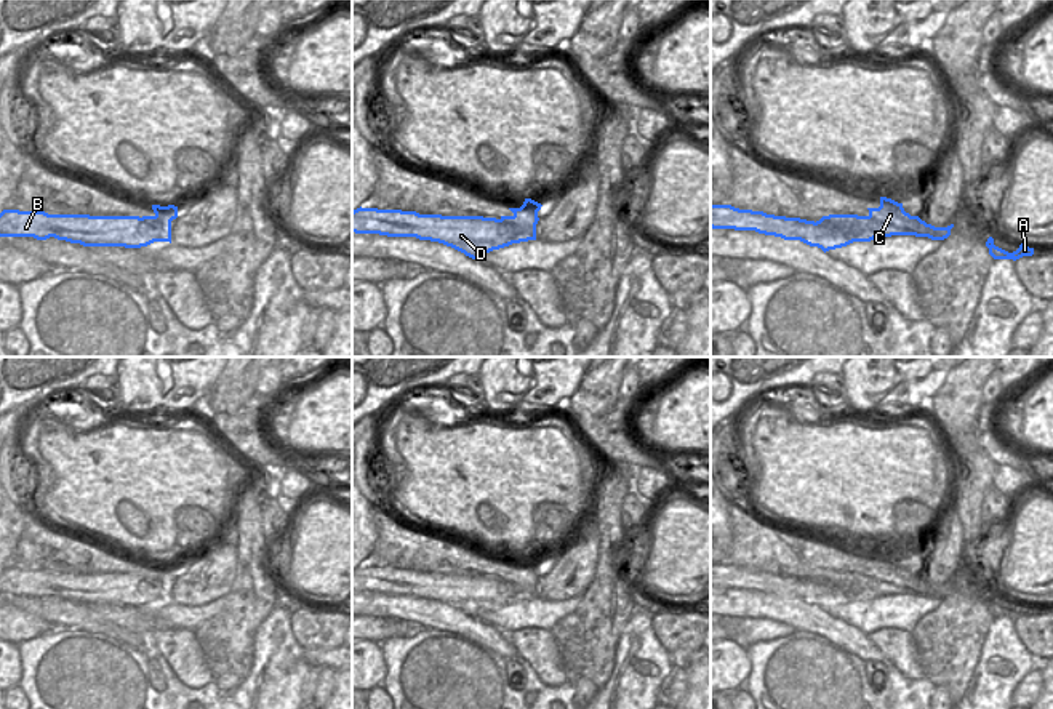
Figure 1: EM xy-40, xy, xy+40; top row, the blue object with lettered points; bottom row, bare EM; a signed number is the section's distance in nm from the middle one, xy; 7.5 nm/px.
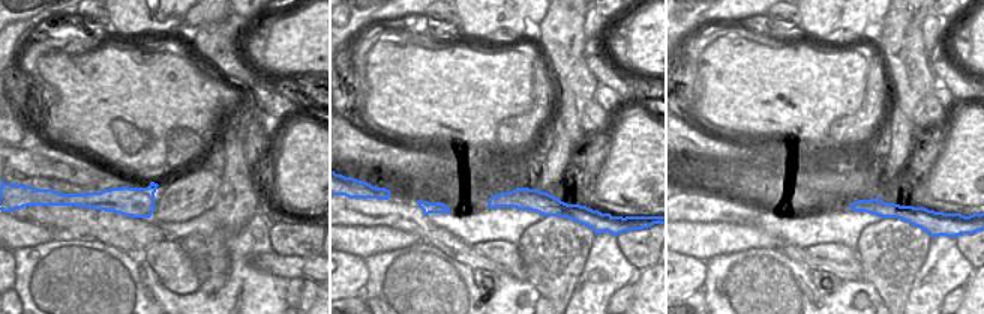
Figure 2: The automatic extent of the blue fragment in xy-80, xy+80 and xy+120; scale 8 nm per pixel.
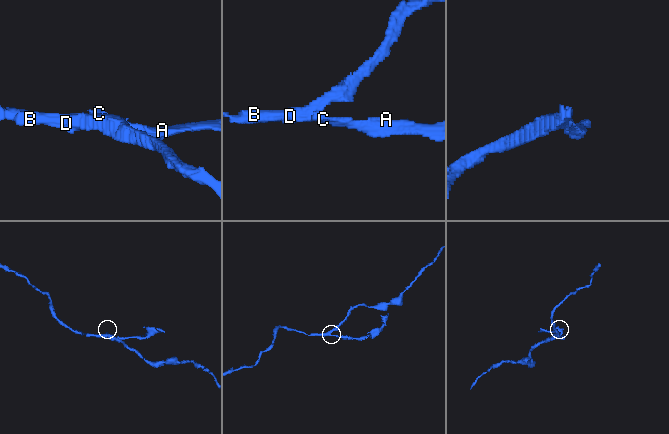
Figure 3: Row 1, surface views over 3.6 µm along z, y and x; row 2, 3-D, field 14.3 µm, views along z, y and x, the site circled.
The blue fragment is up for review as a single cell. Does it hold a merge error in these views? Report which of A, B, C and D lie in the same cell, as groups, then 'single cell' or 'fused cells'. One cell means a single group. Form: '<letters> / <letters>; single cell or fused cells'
A C / B D; fused cells

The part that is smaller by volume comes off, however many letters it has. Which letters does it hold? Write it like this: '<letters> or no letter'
A, C

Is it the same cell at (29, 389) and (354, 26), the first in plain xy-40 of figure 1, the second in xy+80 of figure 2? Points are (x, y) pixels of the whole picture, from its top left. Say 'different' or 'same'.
same

